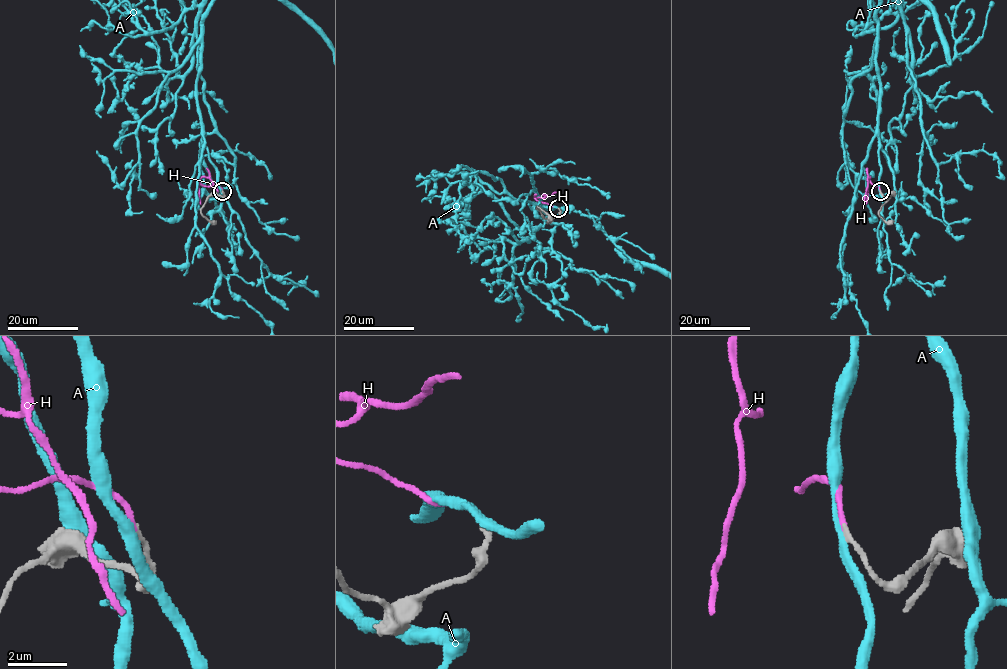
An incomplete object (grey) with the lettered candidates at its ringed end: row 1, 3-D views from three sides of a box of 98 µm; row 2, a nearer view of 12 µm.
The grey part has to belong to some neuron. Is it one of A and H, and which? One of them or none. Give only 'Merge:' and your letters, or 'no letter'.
Merge: H

